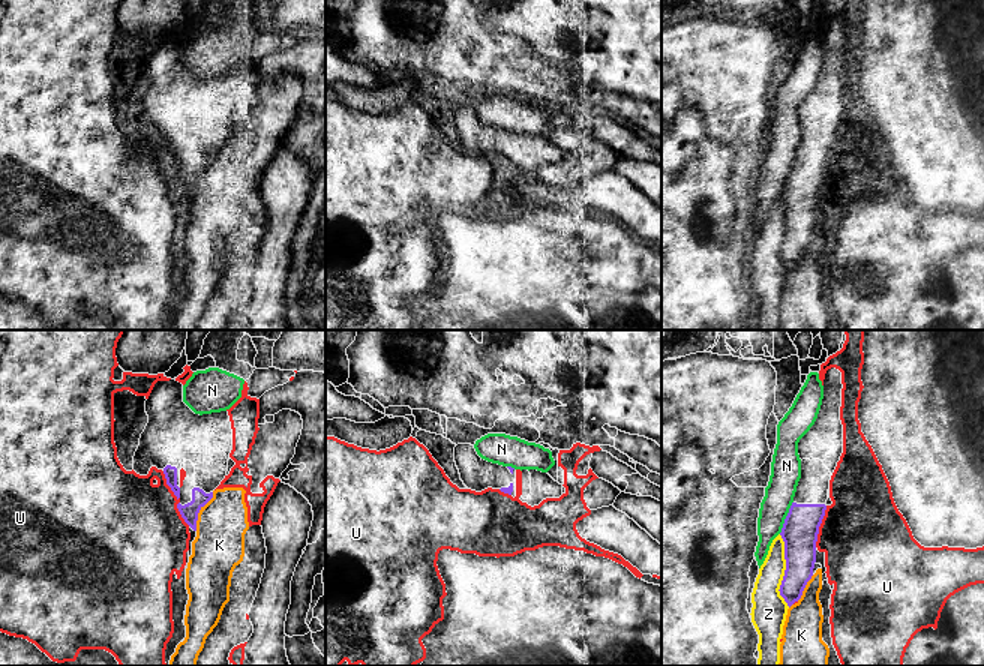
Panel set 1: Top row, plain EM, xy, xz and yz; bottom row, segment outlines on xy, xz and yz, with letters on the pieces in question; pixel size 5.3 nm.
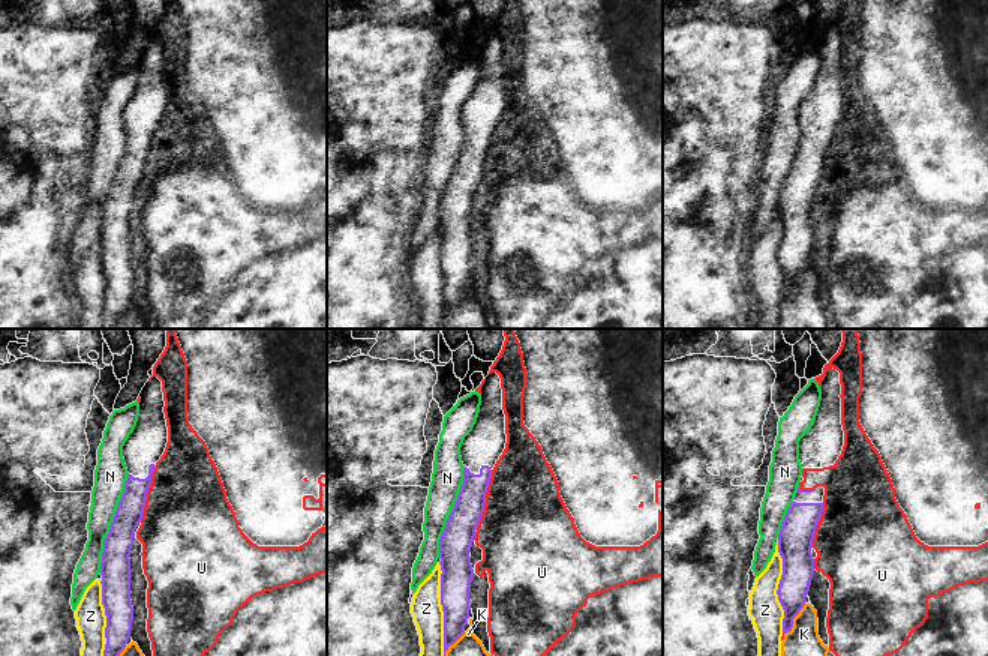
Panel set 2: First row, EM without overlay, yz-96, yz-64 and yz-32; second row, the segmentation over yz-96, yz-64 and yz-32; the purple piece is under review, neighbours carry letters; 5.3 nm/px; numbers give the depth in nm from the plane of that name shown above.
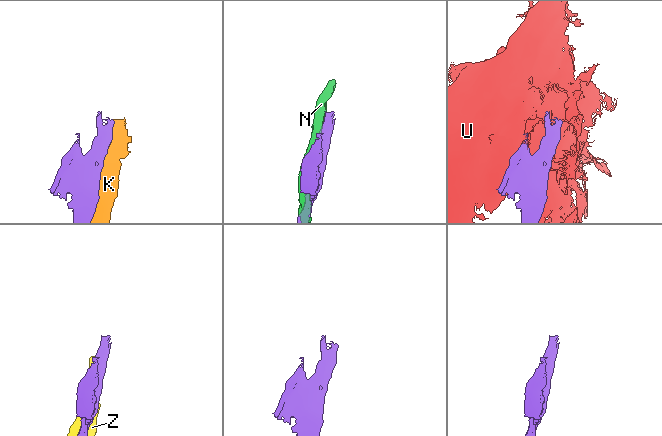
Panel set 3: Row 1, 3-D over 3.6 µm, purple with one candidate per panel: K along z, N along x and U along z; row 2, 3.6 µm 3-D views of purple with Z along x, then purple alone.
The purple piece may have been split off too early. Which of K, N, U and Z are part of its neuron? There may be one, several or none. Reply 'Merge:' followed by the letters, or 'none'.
Merge: none

